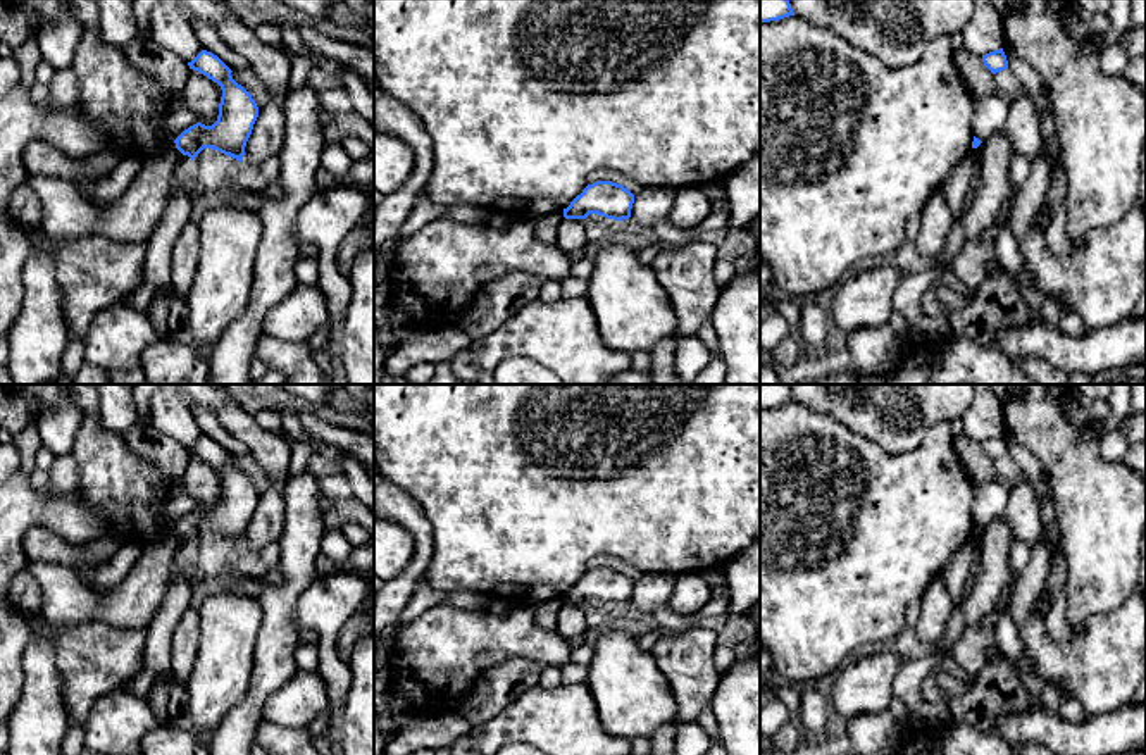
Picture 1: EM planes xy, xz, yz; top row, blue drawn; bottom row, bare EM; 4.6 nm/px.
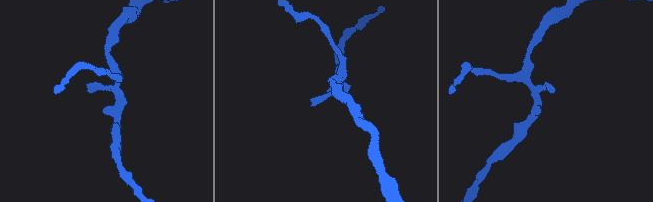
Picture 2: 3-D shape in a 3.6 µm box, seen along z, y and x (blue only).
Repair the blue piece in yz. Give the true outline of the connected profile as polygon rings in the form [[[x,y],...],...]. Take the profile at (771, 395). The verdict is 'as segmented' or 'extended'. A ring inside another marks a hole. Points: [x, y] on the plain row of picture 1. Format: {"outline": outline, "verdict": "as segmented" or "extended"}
{"outline": [[[760,384],[760,410],[794,402],[788,384]]], "verdict": "as segmented"}

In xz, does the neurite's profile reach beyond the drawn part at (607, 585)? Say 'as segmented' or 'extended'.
as segmented

